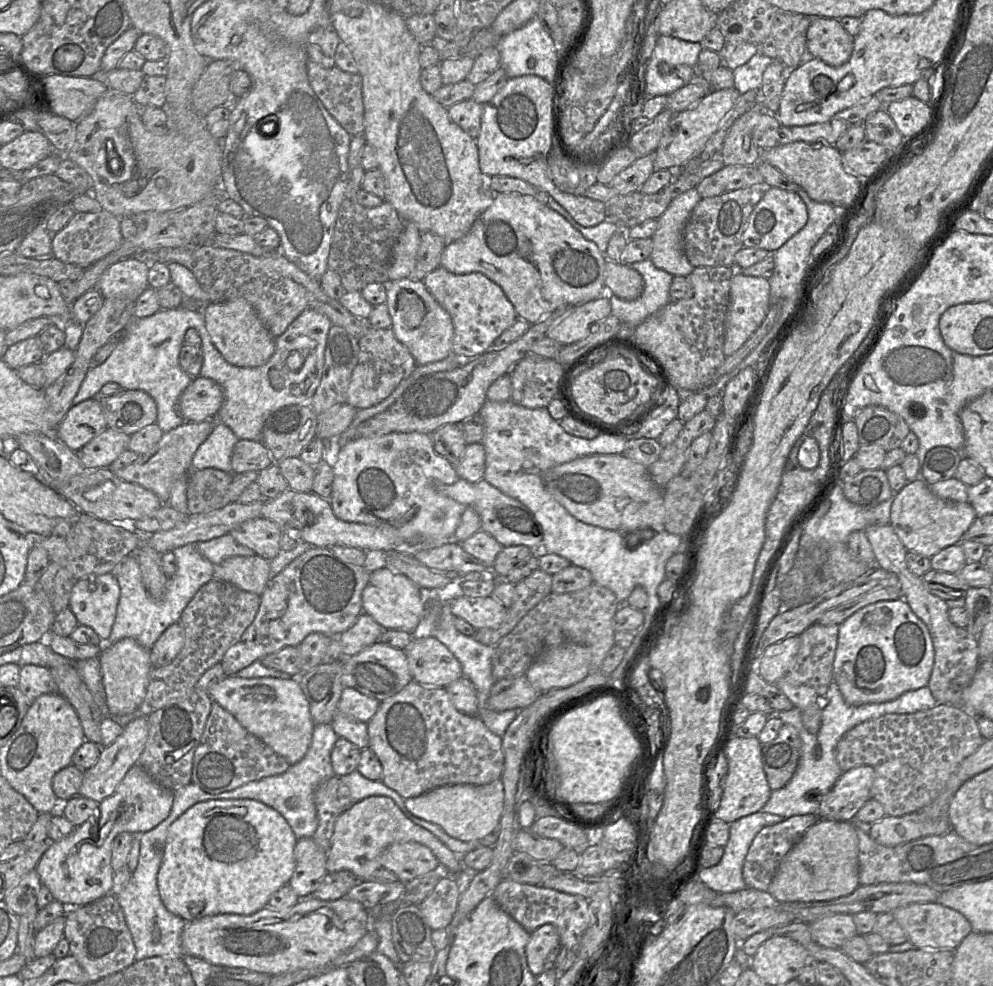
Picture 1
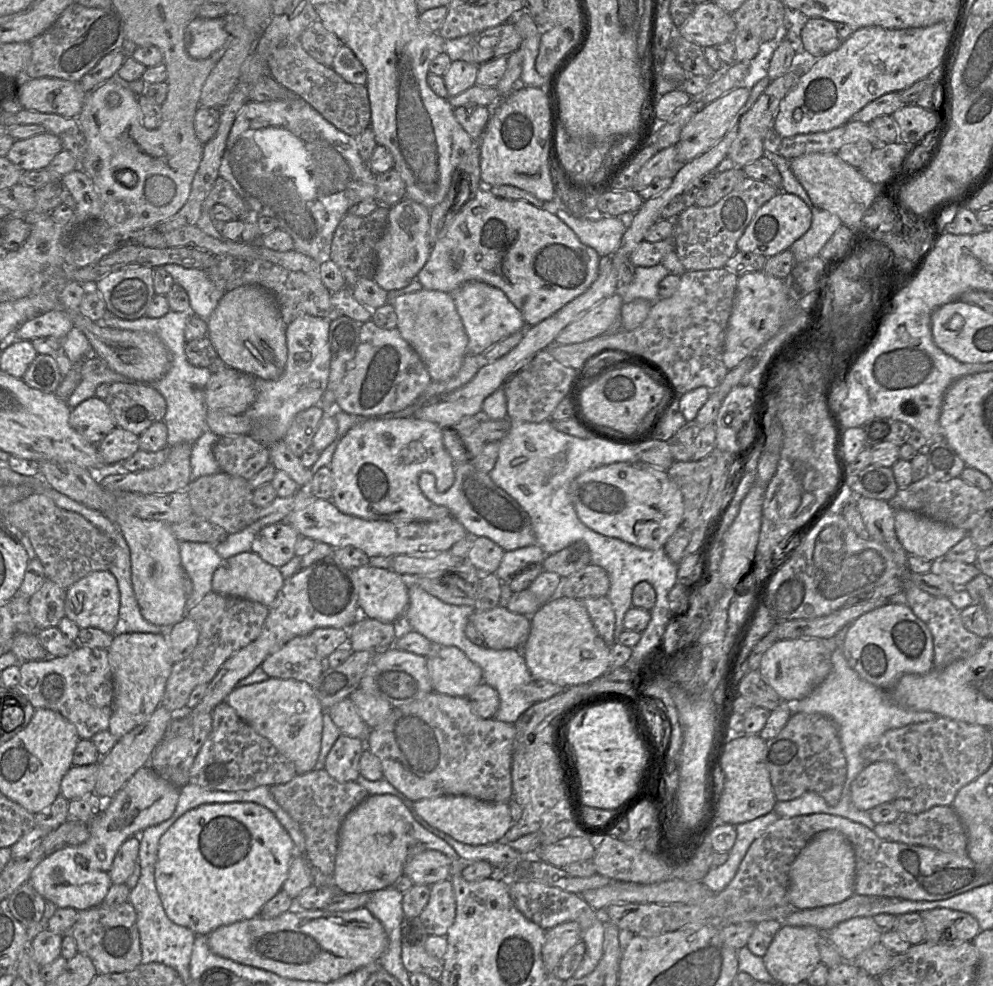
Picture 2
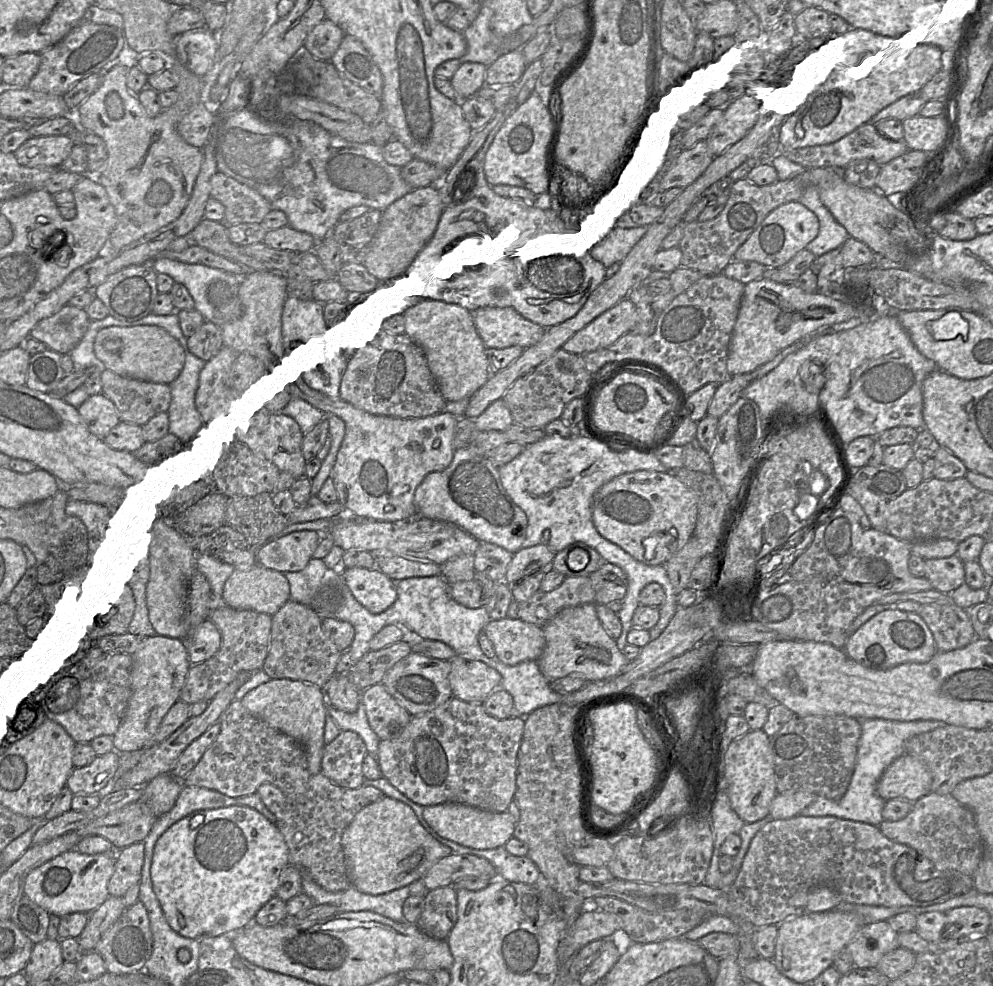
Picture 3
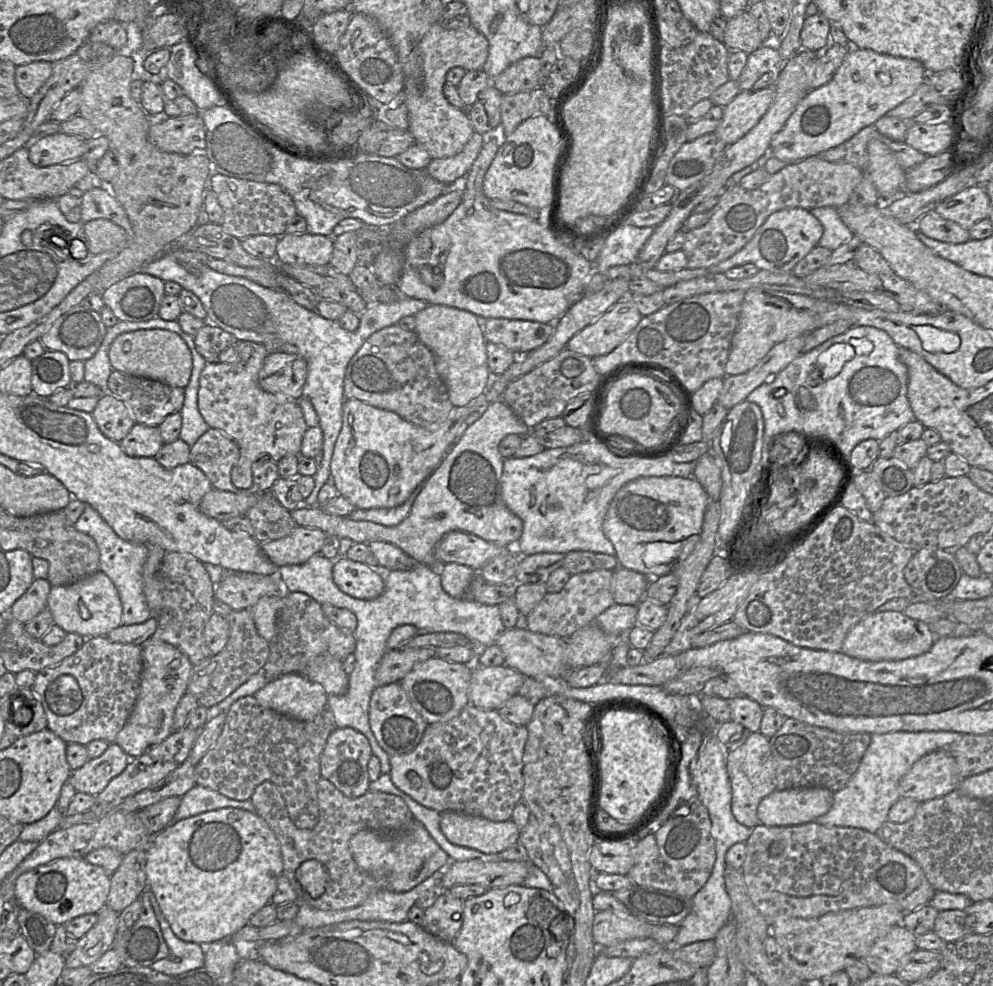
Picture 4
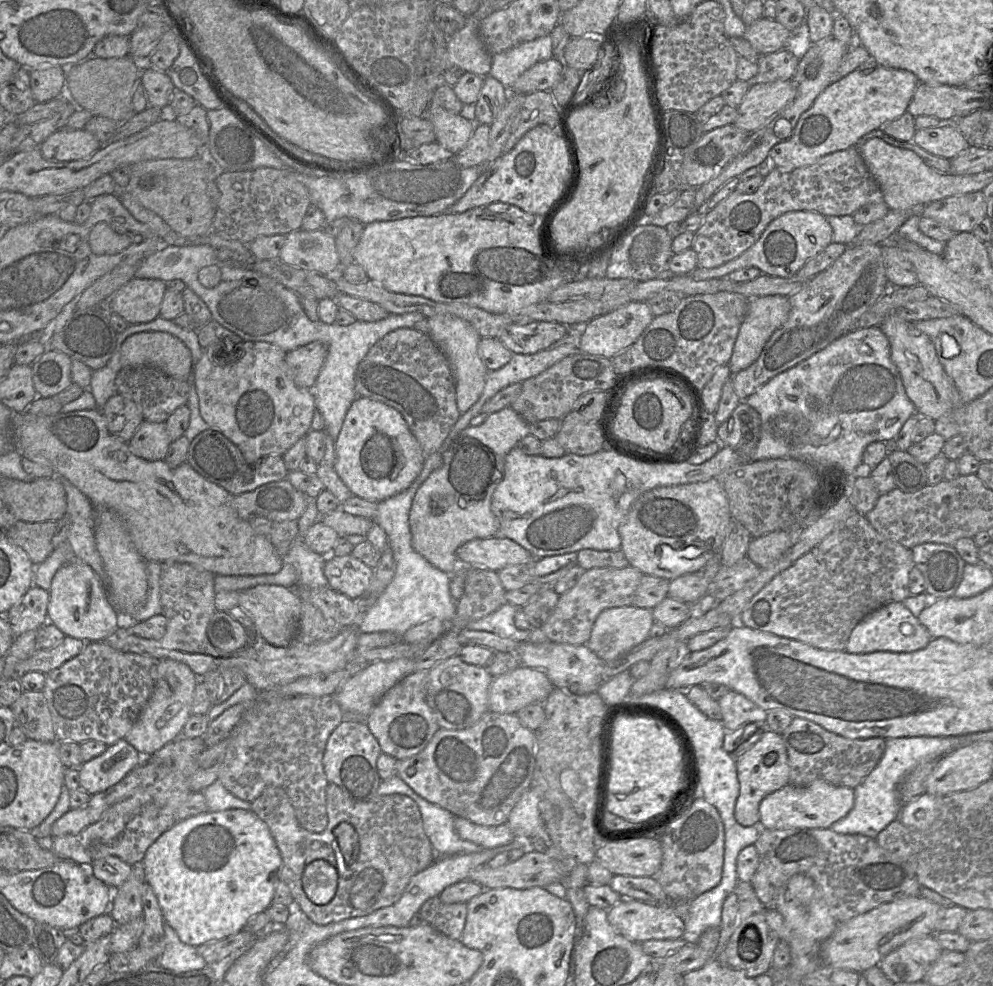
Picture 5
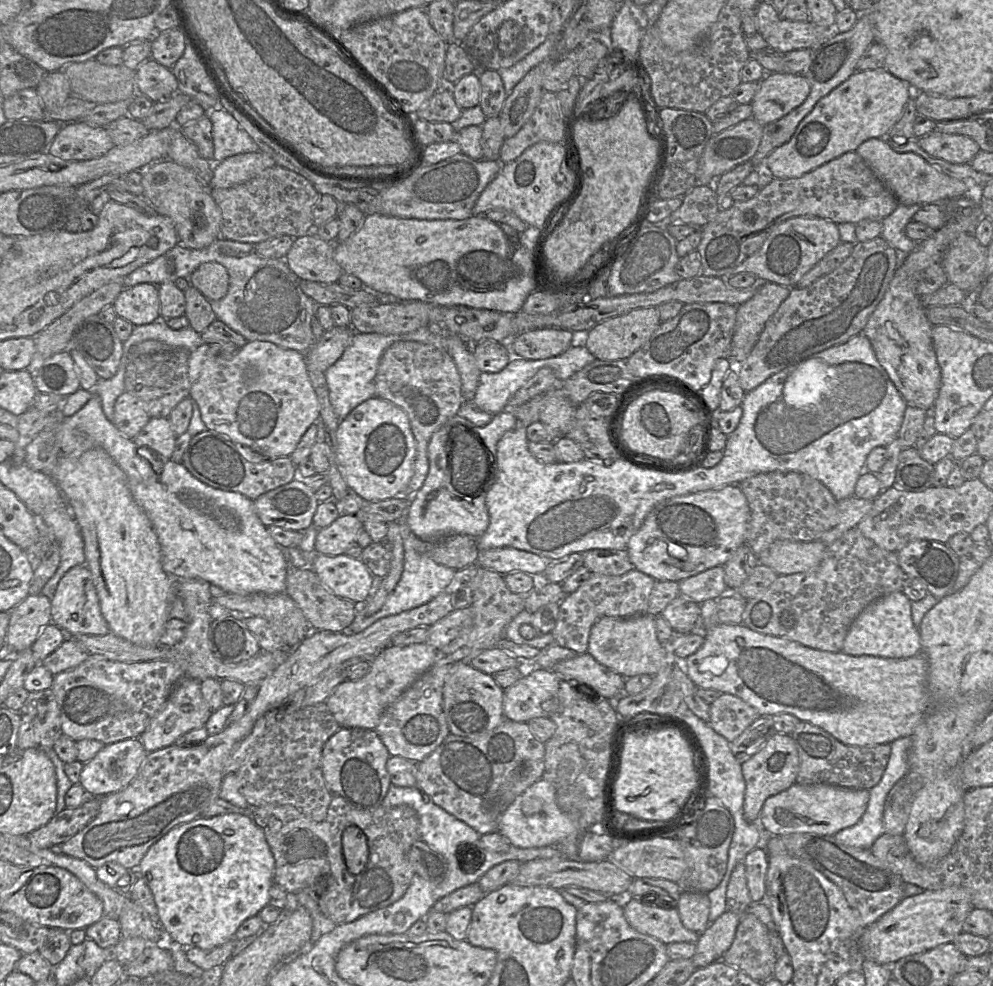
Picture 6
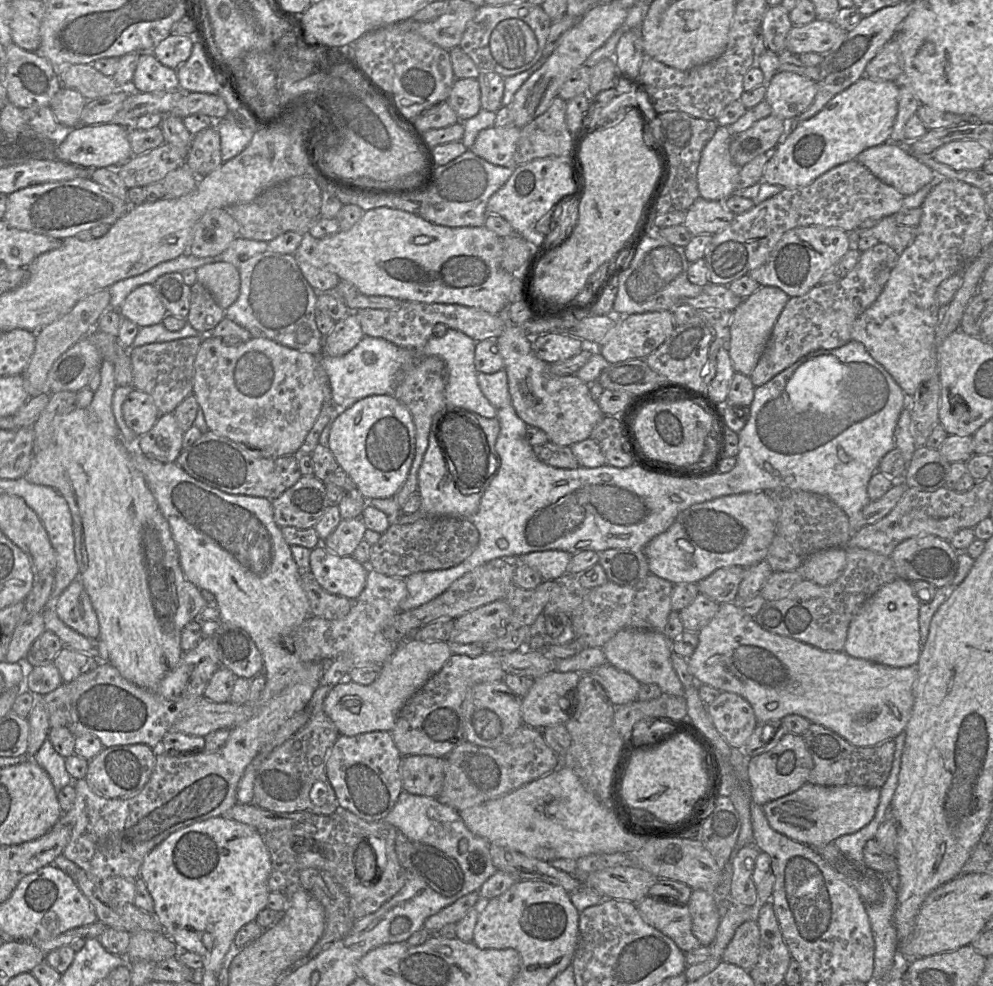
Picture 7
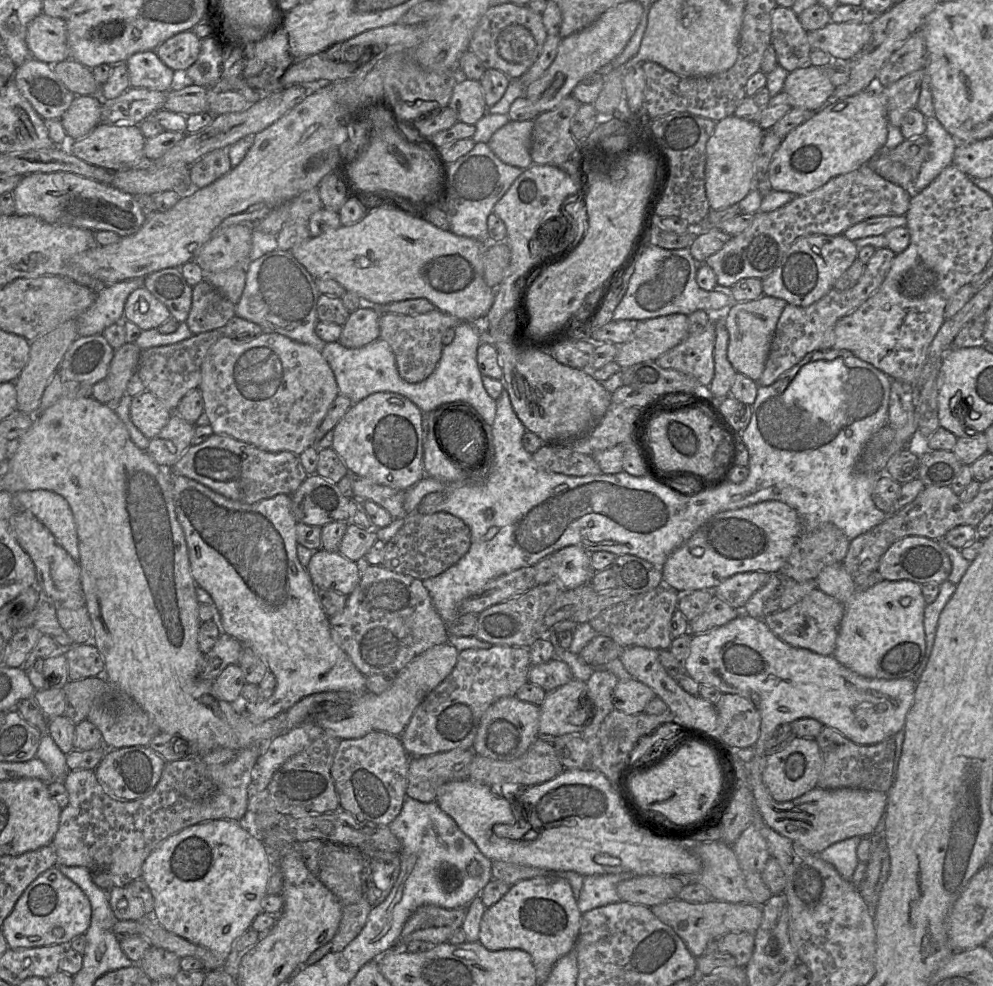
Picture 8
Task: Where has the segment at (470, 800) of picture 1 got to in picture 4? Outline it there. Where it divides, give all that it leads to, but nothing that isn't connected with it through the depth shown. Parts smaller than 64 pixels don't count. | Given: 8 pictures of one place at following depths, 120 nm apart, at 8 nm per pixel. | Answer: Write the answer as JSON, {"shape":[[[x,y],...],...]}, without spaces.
{"shape":[[[452,811],[440,814],[440,829],[454,845],[484,854],[499,854],[519,842],[520,830],[511,819],[493,822]]]}

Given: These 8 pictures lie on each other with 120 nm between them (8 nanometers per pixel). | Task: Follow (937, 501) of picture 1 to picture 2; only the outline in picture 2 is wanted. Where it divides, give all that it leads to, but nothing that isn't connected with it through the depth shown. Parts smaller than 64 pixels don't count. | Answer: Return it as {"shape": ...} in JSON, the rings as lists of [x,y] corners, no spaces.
{"shape":[[[905,509],[895,510],[895,529],[909,555],[930,561],[943,559],[969,533]]]}

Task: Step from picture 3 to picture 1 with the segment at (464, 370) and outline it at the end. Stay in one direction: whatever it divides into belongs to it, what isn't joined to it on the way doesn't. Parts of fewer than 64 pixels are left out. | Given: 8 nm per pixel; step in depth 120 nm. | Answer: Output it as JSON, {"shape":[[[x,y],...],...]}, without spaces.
{"shape":[[[403,278],[388,281],[385,304],[391,316],[396,339],[402,343],[415,359],[417,365],[441,361],[452,353],[454,328],[447,311],[435,300],[421,280]]]}

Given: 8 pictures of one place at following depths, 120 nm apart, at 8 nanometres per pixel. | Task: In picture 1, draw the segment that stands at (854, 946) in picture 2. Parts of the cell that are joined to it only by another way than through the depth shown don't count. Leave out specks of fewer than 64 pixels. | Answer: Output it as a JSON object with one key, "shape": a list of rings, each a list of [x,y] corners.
{"shape":[[[835,914],[810,924],[815,943],[830,949],[840,949],[845,941],[857,935],[852,915]]]}

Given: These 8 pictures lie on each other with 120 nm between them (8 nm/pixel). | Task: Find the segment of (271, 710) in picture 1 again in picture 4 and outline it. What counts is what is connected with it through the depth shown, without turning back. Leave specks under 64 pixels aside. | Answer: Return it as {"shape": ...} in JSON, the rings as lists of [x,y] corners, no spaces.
{"shape":[[[301,674],[269,679],[254,695],[266,708],[300,721],[311,721],[327,708],[327,694],[320,684]]]}

